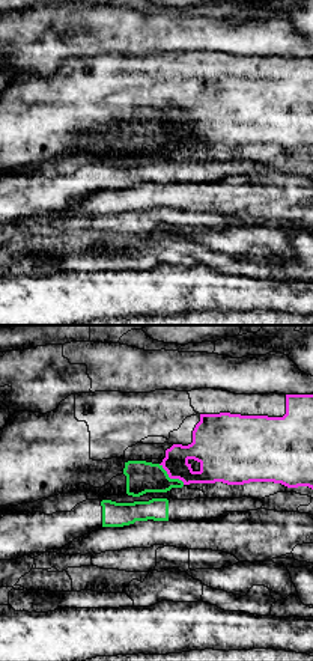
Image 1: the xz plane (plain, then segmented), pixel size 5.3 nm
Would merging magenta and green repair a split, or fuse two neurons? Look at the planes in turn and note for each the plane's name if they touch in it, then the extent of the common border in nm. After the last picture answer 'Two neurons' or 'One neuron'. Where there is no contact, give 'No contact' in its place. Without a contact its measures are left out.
Touches magenta in xz. Shared border 180 nm

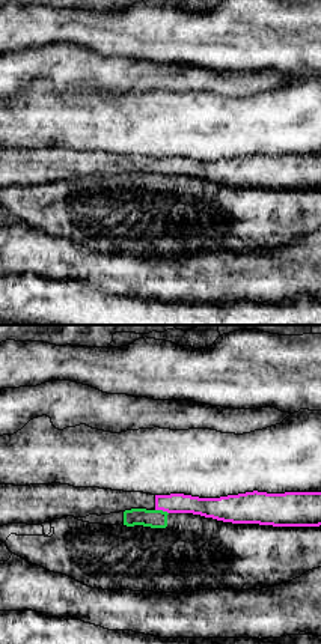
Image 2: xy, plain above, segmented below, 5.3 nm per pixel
Touches magenta in xy. Shared border 80 nm

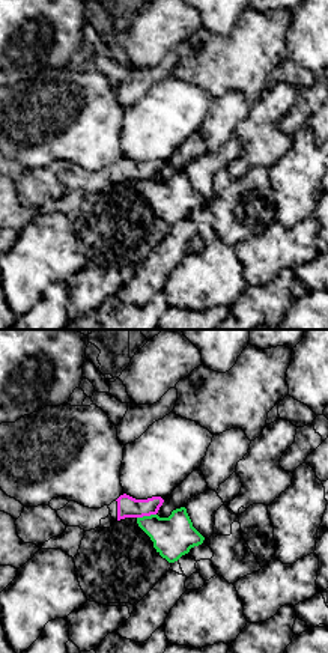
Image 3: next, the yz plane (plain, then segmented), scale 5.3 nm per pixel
Touches magenta in yz. Shared border 110 nm

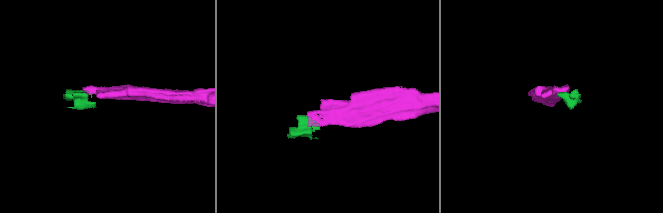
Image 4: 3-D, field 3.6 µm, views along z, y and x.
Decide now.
Two neurons

